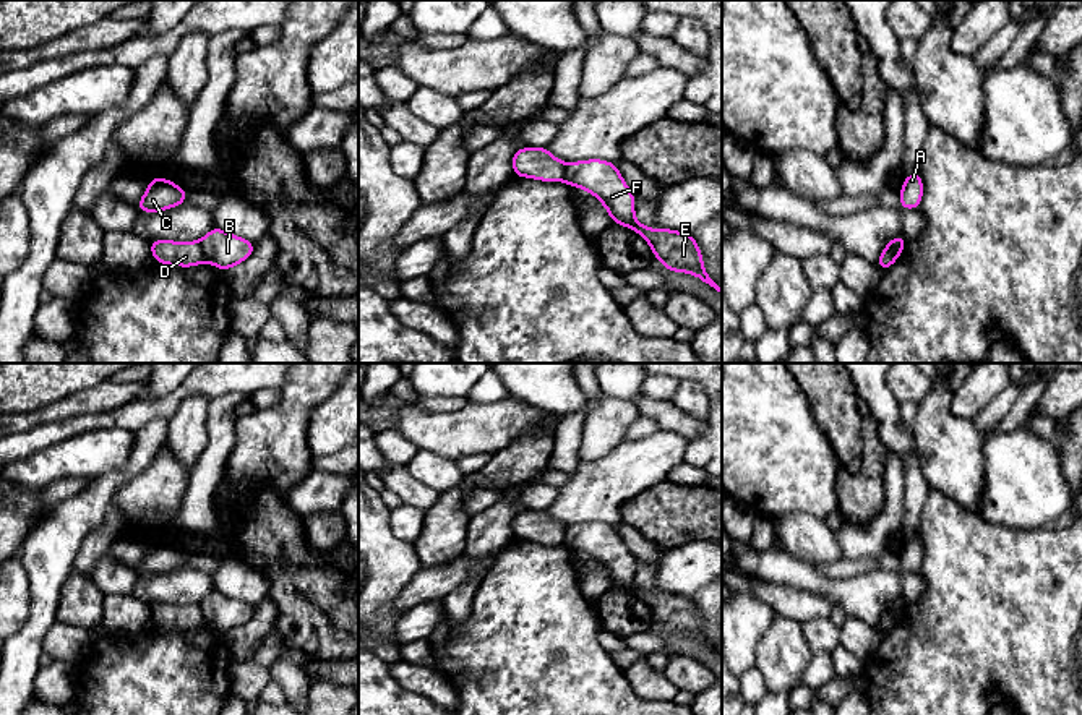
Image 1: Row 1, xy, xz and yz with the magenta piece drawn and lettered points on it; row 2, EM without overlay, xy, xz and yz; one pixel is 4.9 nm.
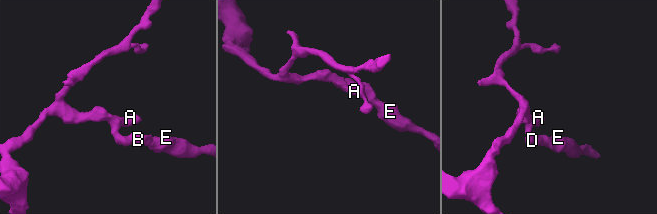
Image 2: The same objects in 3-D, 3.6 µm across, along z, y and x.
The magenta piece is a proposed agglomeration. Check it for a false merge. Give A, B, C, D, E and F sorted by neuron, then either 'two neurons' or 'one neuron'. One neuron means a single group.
A C D / B E F | two neurons

